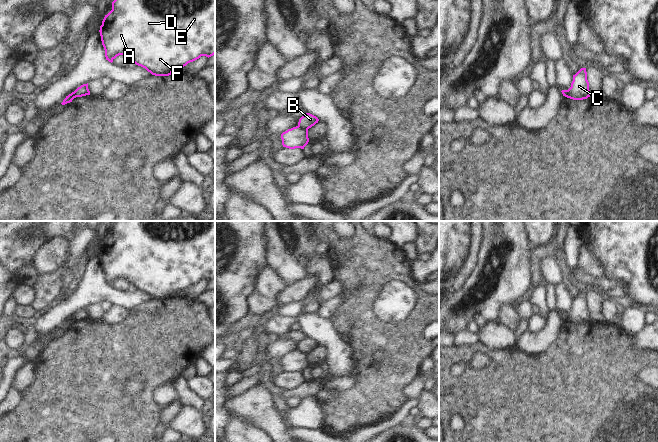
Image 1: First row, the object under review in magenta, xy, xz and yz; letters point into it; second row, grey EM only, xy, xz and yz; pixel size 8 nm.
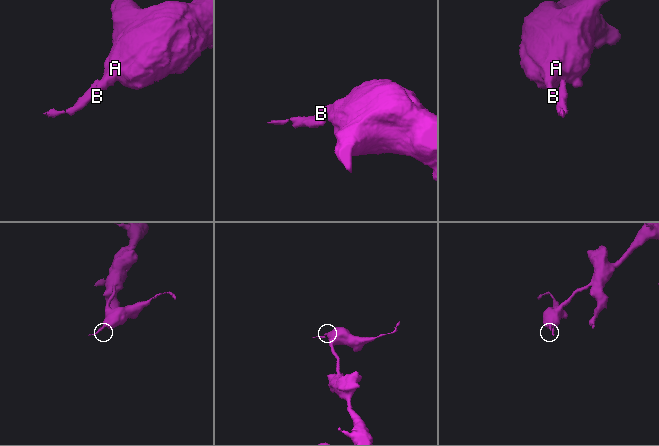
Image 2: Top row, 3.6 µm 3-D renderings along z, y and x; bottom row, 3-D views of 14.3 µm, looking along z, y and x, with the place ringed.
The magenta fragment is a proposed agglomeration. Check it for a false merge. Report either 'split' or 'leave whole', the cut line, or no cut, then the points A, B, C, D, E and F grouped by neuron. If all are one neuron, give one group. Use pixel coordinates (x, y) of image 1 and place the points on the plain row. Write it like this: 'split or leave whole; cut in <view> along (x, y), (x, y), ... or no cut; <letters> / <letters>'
split; cut in xz along (298, 348), (307, 354); A B D E F / C

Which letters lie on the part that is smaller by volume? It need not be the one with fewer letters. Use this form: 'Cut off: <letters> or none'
Cut off: C

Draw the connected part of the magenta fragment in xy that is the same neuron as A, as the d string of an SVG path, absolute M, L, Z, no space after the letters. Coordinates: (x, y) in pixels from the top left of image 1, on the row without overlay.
M117 221L112 226L112 234L105 239L99 256L105 281L109 286L112 287L117 280L123 279L130 282L136 289L145 292L152 299L169 300L175 293L184 291L201 280L209 282L215 278L215 221Z

